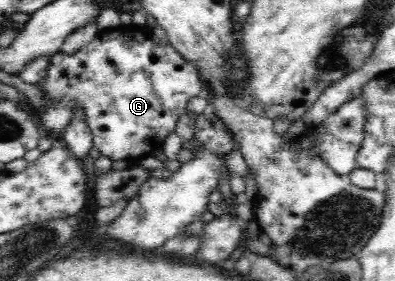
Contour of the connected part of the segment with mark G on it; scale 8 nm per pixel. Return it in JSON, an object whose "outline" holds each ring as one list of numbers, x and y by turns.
{"outline":[[130,23,114,29,99,30,87,45,81,46,75,53,54,53,49,57,47,75,35,86,43,92,44,99,49,103,42,110,35,110,35,121,43,136,53,143,59,143,73,117,83,113,95,149,111,162,125,161,130,167,132,163,141,163,155,156,166,137,176,133,181,115,188,111,189,100,201,96,203,83,197,67,178,55,170,42,156,42,147,26]]}

